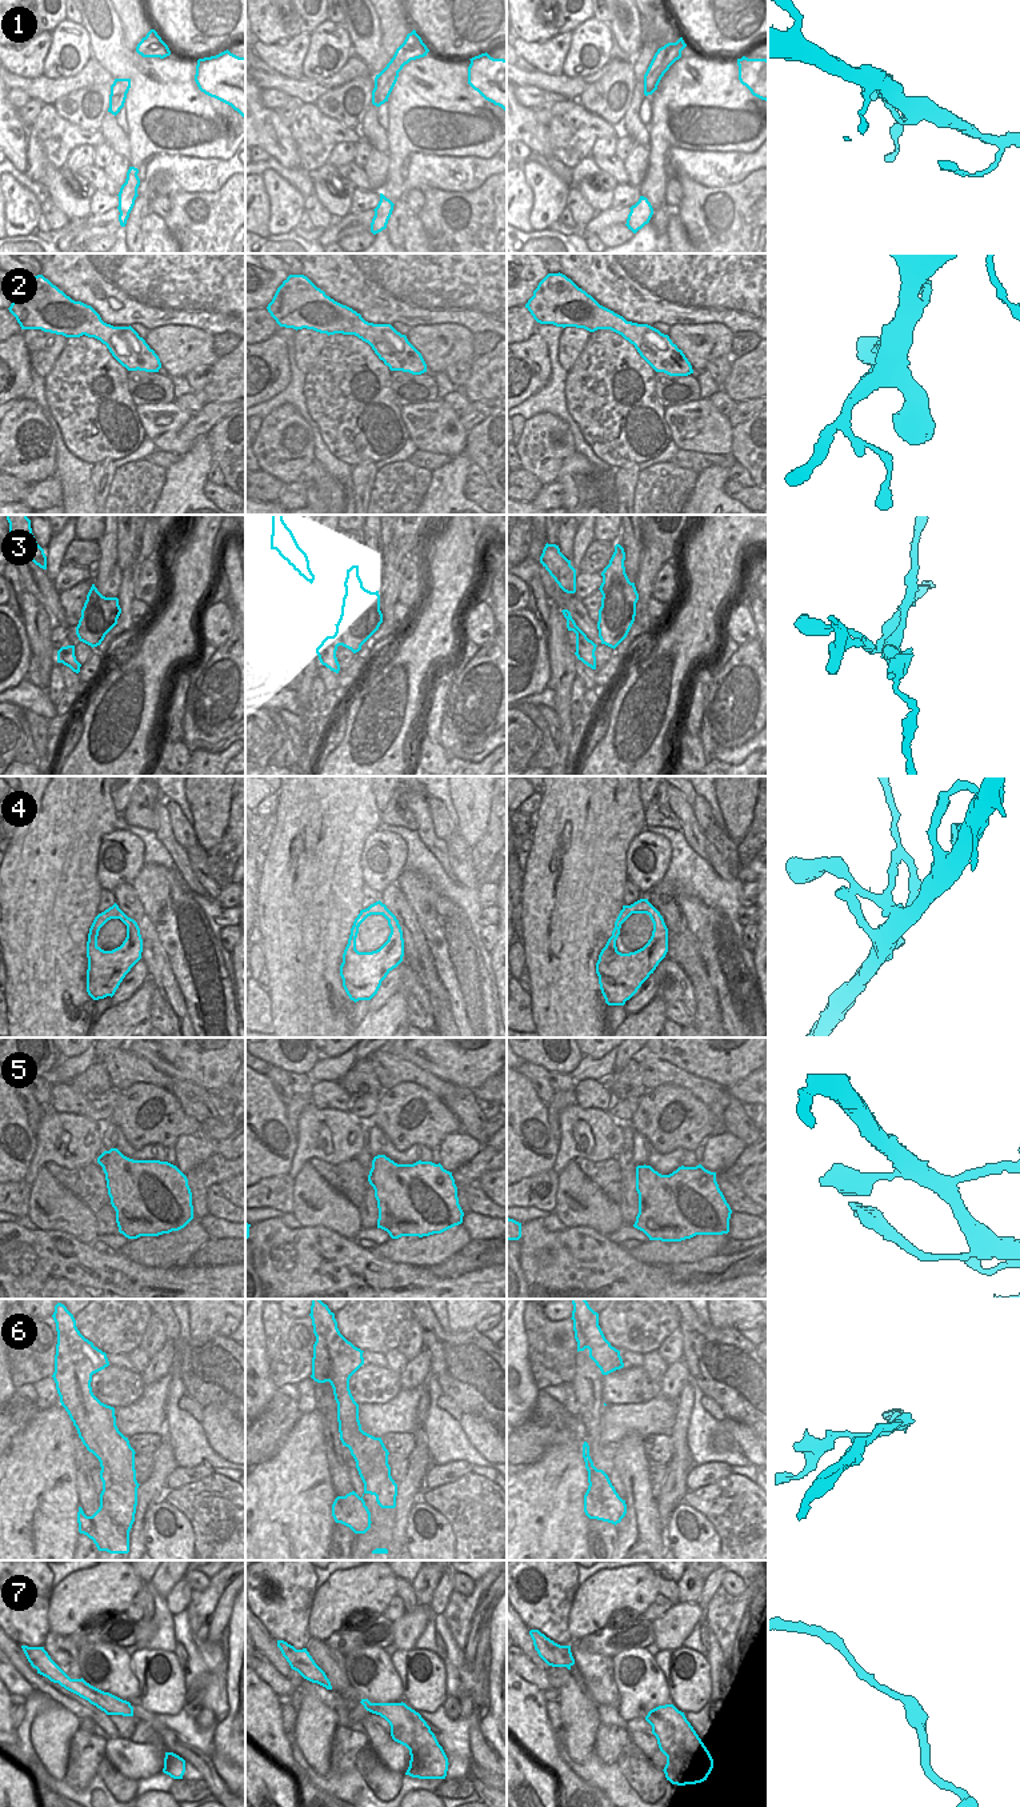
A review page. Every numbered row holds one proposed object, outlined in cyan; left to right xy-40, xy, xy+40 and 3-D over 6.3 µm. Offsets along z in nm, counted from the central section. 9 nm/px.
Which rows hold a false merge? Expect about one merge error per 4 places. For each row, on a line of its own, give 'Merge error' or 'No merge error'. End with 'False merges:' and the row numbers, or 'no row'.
1: No merge error
2: No merge error
3: Merge error
4: No merge error
5: No merge error
6: Merge error
7: No merge error
False merges: 3, 6.

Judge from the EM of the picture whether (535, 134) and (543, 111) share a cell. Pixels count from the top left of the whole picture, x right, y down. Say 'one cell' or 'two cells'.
two cells

